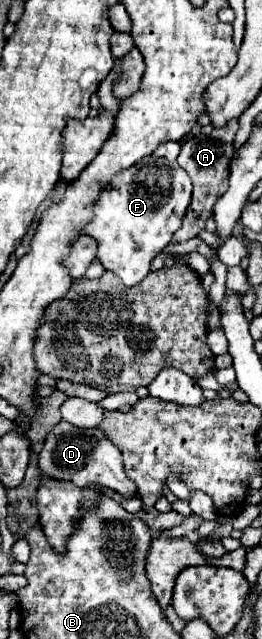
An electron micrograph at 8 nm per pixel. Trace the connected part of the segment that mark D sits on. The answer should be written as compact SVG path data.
M67 421L57 423L43 445L43 451L39 453L39 473L41 477L57 479L57 481L71 481L77 487L101 487L117 491L123 497L137 497L137 485L125 475L123 463L121 463L121 451L101 435L97 429L81 429Z

